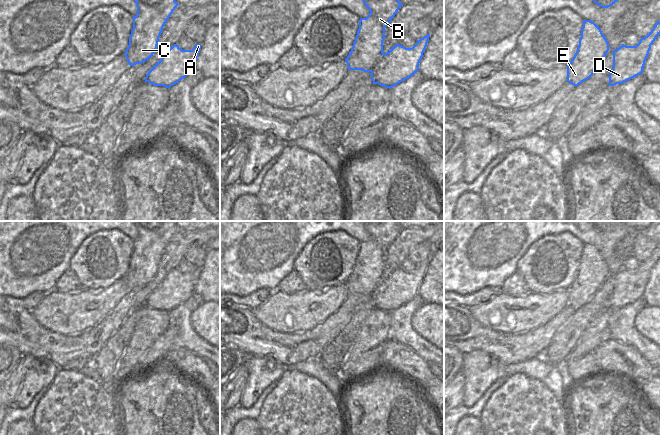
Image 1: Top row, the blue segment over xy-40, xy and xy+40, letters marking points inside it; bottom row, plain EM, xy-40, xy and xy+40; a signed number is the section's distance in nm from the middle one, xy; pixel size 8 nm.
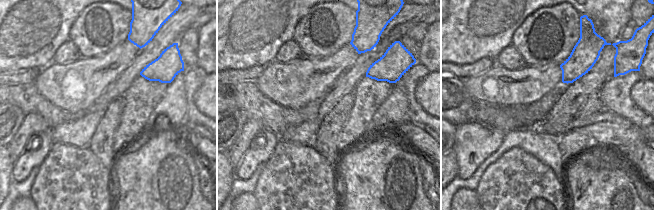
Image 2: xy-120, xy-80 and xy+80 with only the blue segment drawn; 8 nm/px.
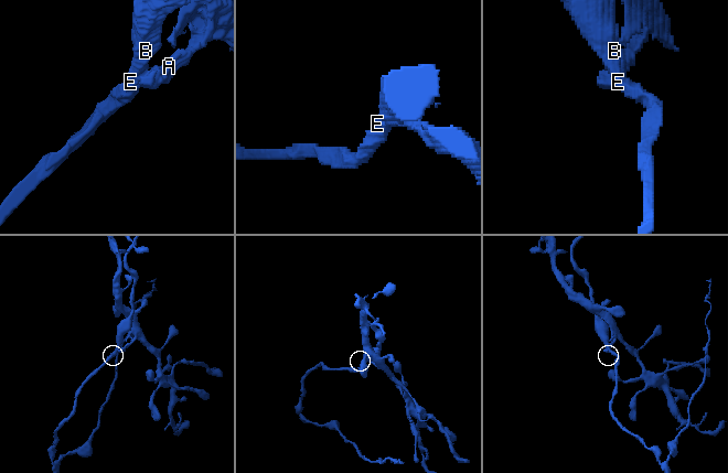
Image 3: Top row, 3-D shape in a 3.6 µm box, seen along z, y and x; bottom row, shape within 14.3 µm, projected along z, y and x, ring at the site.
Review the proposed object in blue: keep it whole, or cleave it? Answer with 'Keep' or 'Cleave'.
Cleave.

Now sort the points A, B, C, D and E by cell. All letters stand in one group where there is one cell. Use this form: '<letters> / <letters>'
A D / B C E

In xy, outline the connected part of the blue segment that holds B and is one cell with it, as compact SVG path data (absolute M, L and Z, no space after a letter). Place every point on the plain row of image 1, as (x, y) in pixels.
M363 221L370 238L359 245L353 271L345 283L349 294L372 296L385 279L385 251L403 229L397 221Z

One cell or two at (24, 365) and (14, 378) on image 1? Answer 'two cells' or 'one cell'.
one cell

